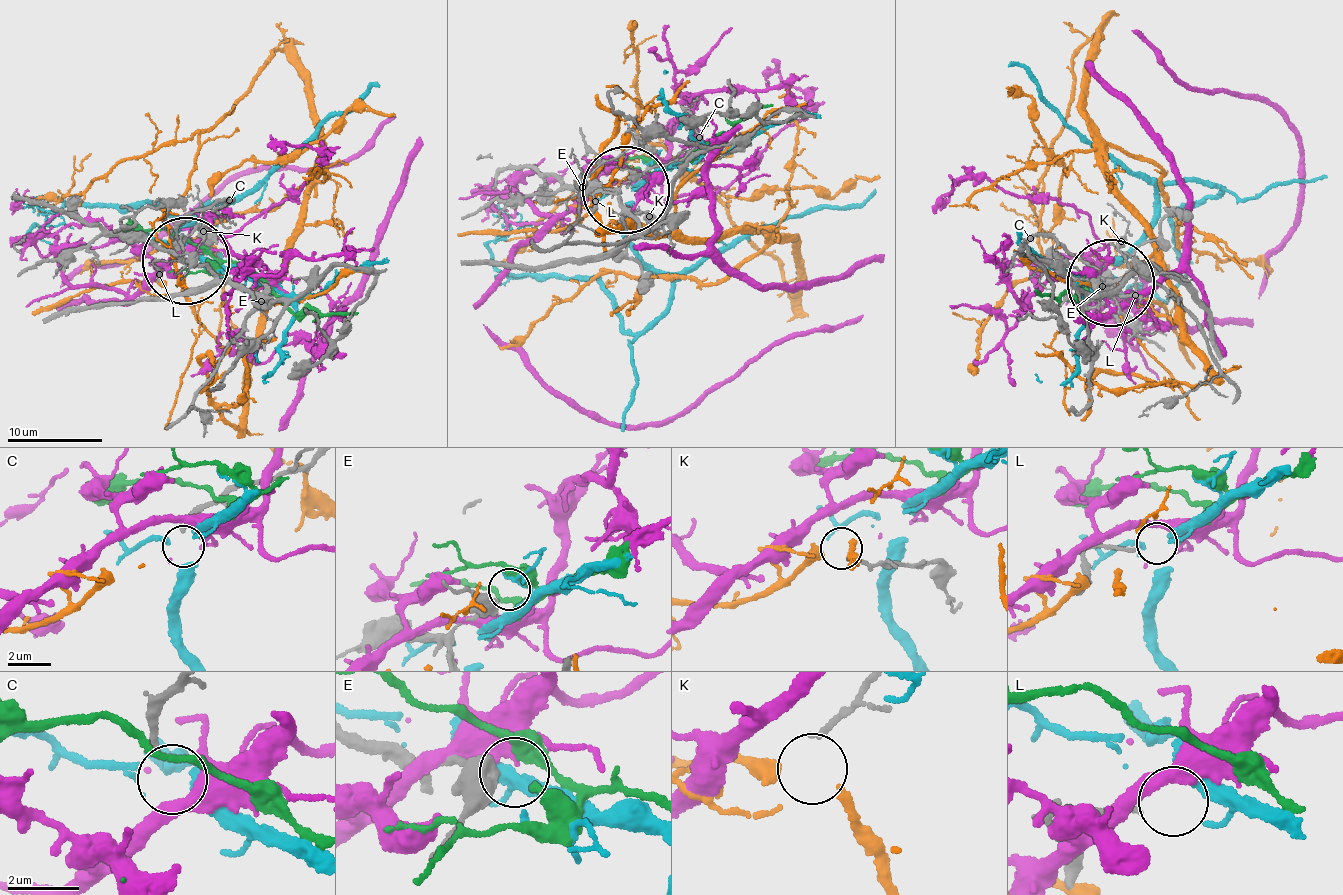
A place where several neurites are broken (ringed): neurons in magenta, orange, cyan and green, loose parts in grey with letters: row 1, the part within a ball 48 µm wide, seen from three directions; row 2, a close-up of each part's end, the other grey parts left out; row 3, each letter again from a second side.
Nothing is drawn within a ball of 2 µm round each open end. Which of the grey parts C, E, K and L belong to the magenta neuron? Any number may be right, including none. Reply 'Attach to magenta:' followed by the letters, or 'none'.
Attach to magenta: none

